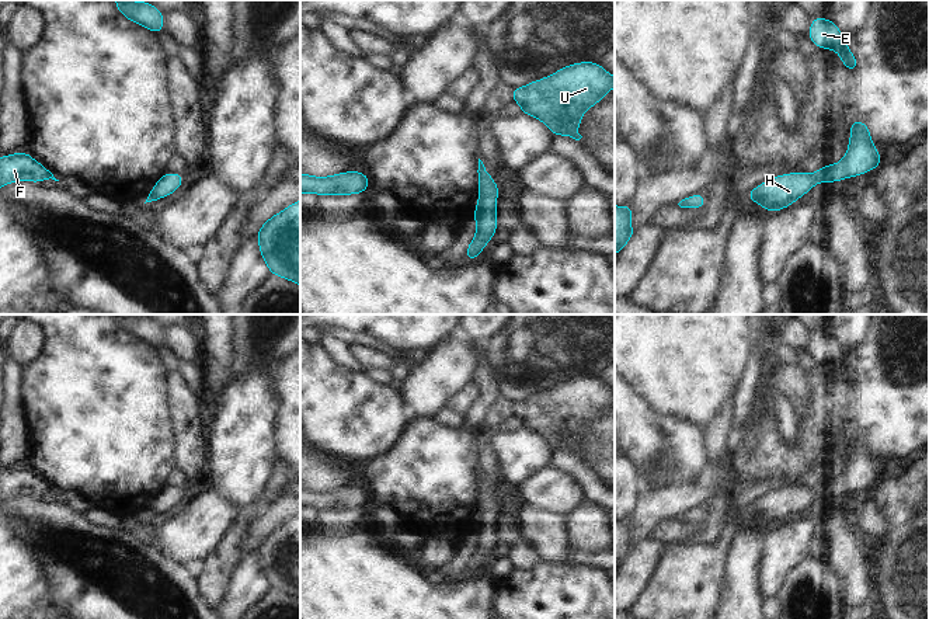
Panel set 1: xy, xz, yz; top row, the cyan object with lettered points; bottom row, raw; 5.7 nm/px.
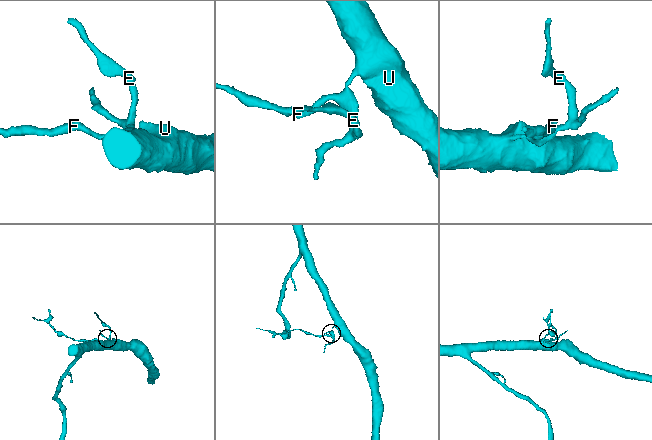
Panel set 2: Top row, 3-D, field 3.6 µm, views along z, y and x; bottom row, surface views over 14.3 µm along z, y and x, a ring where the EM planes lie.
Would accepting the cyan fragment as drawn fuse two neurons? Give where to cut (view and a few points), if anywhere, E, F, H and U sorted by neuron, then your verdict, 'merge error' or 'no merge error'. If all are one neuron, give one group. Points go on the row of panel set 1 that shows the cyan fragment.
no cut; E F H U; no merge error

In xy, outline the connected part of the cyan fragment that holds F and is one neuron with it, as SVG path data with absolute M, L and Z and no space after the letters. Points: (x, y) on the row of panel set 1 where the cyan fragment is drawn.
M24 150L0 157L0 188L8 182L18 182L21 180L41 182L49 178L59 181L48 168Z

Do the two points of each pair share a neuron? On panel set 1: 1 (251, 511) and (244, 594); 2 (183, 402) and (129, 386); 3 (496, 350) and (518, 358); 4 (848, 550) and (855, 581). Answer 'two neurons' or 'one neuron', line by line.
1: two neurons
2: two neurons
3: one neuron
4: one neuron

